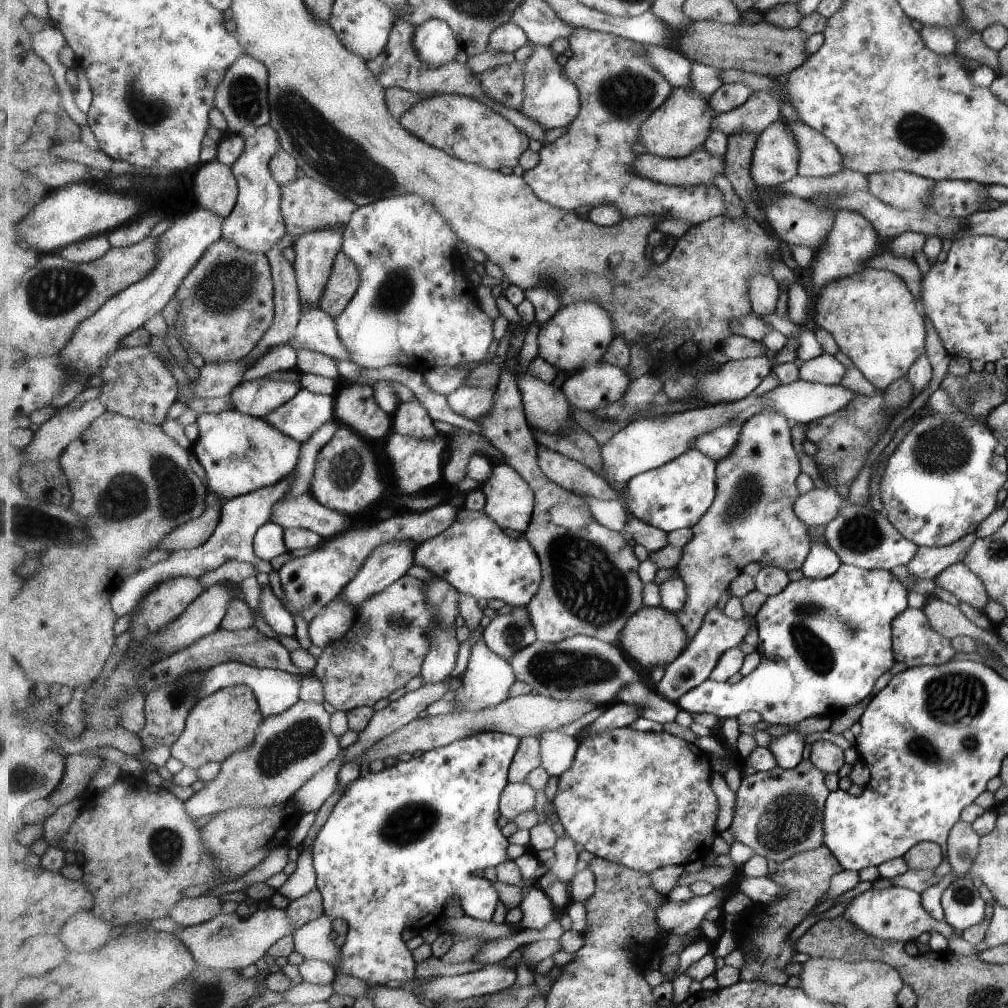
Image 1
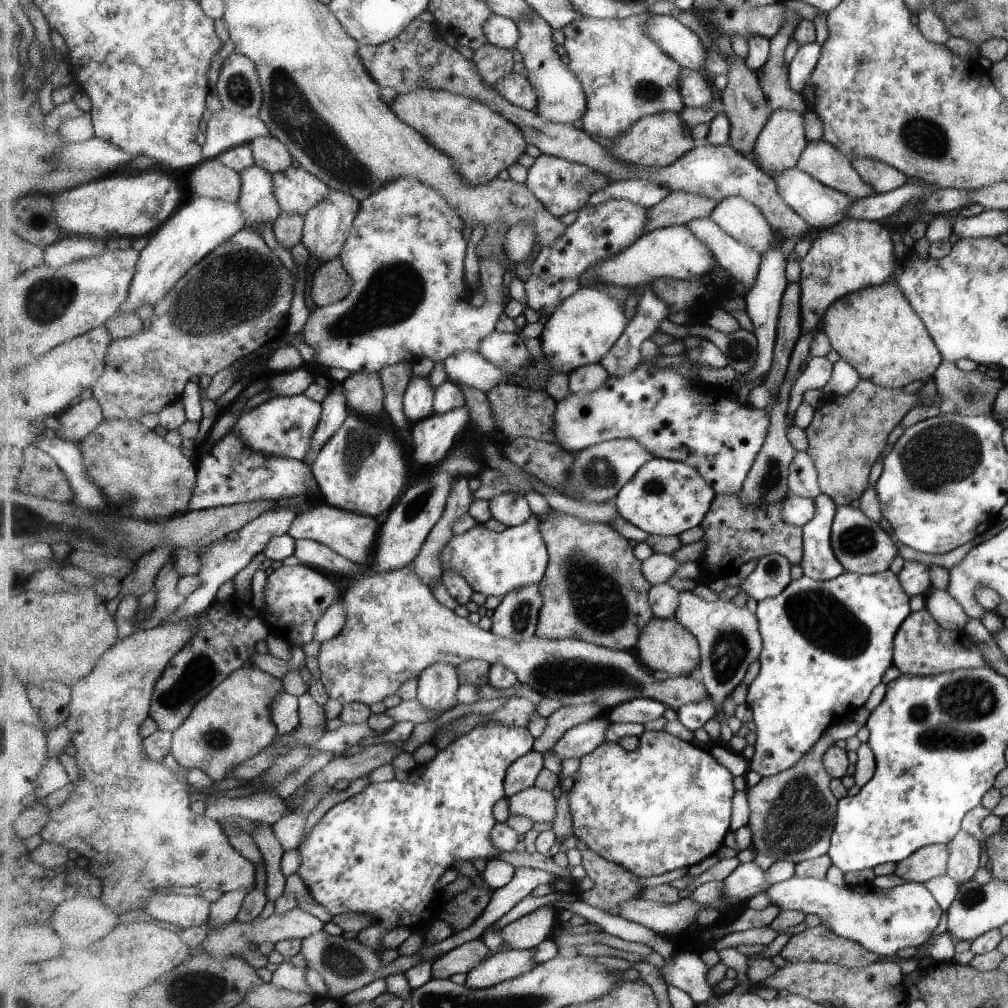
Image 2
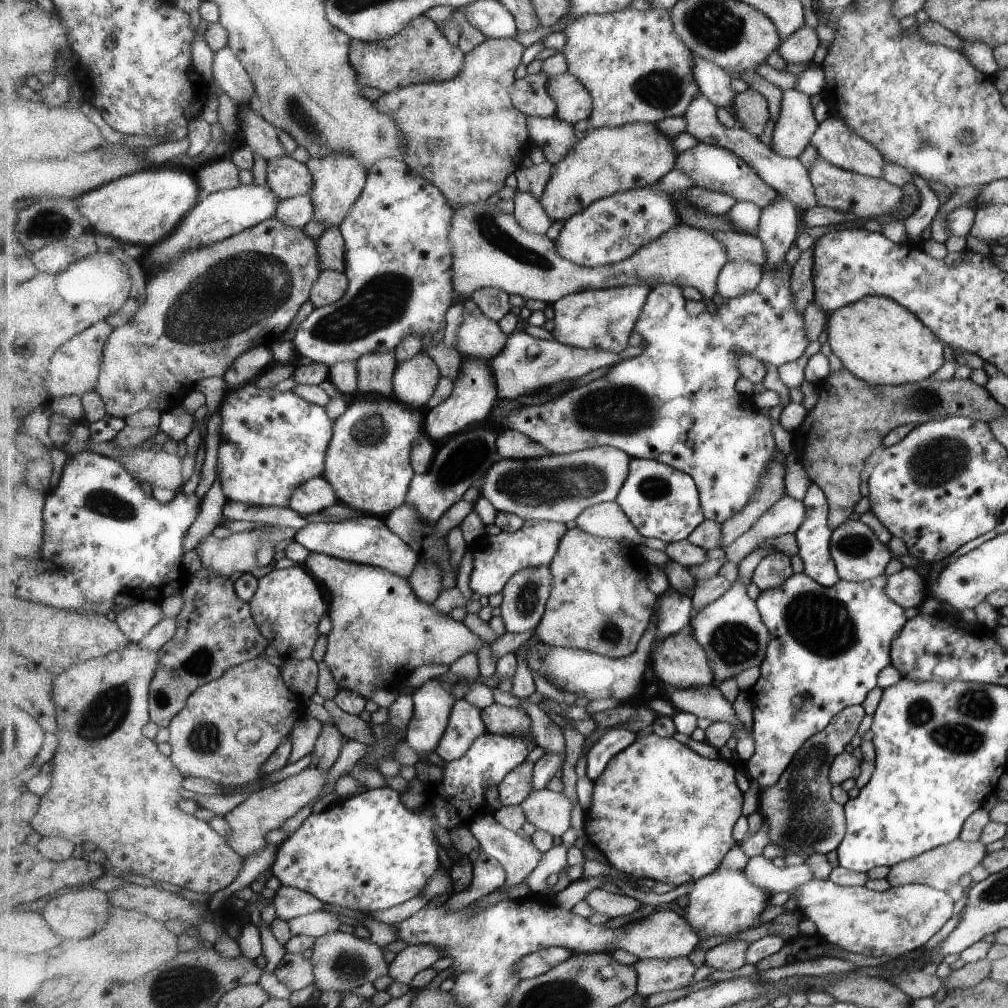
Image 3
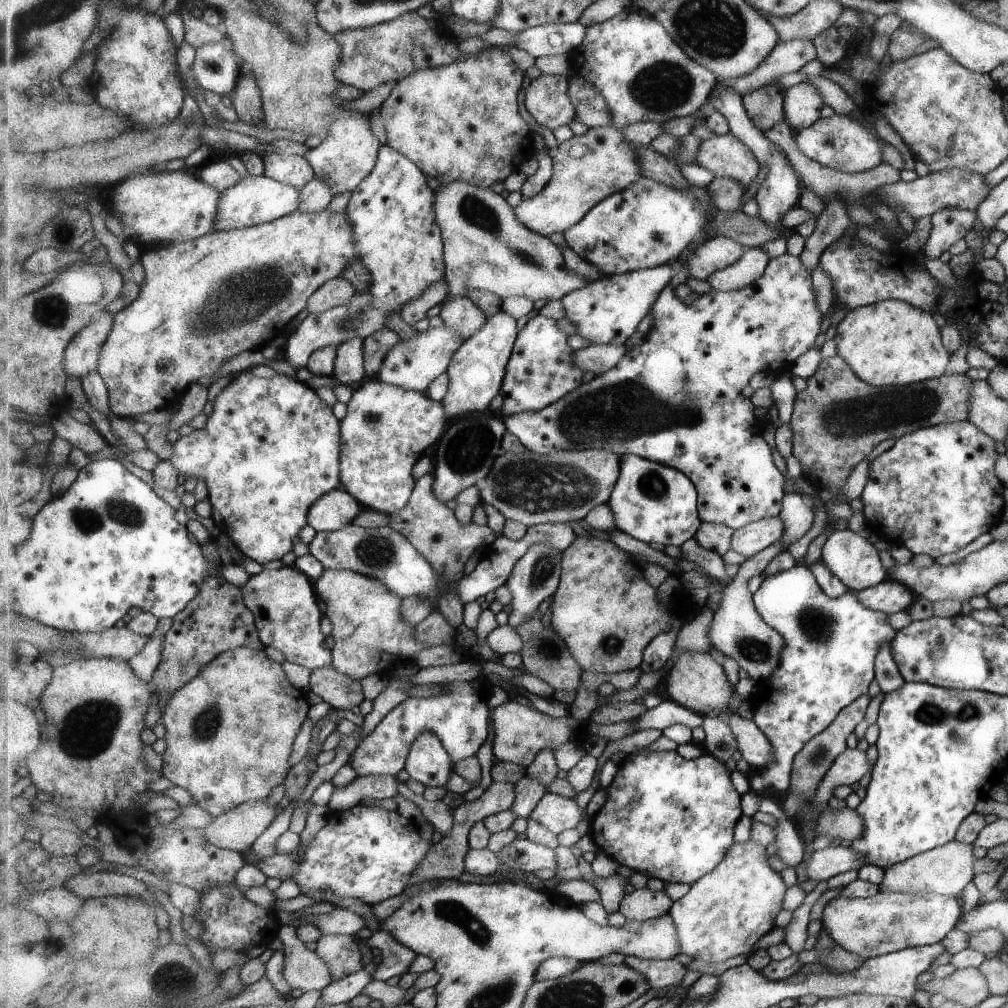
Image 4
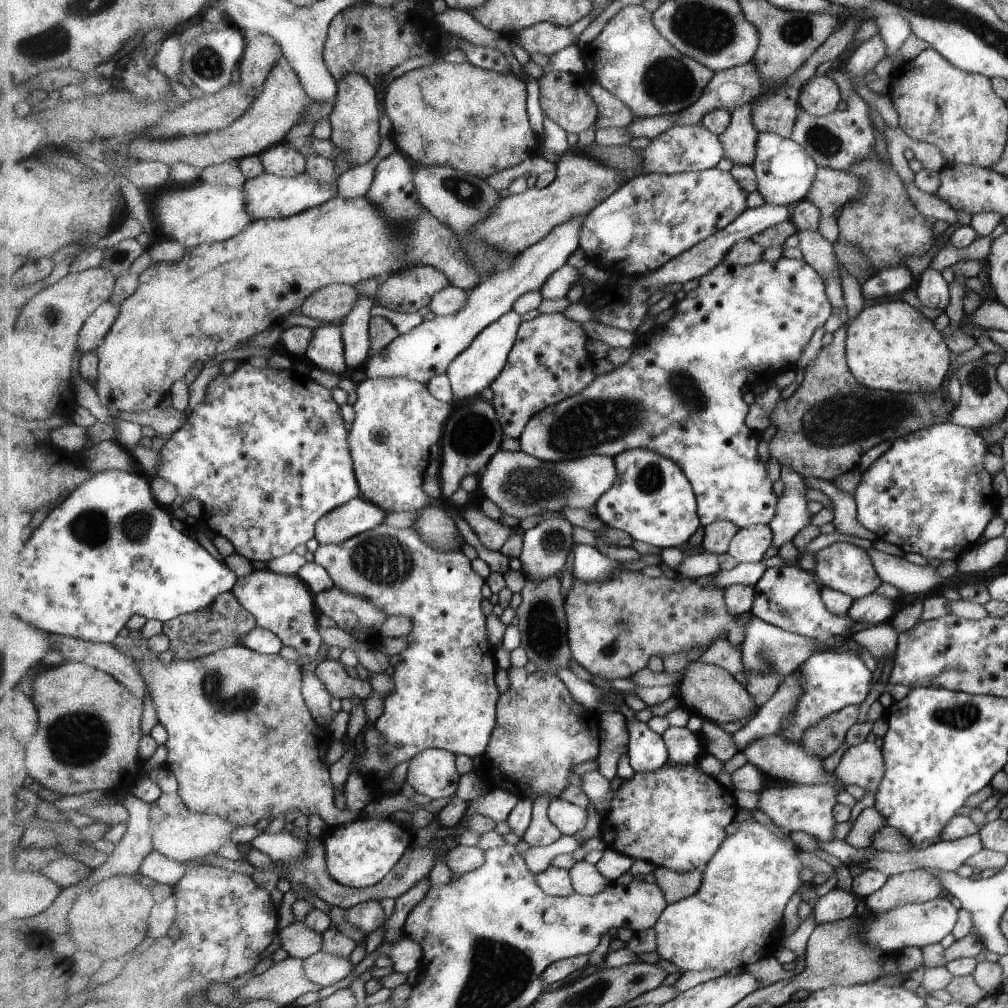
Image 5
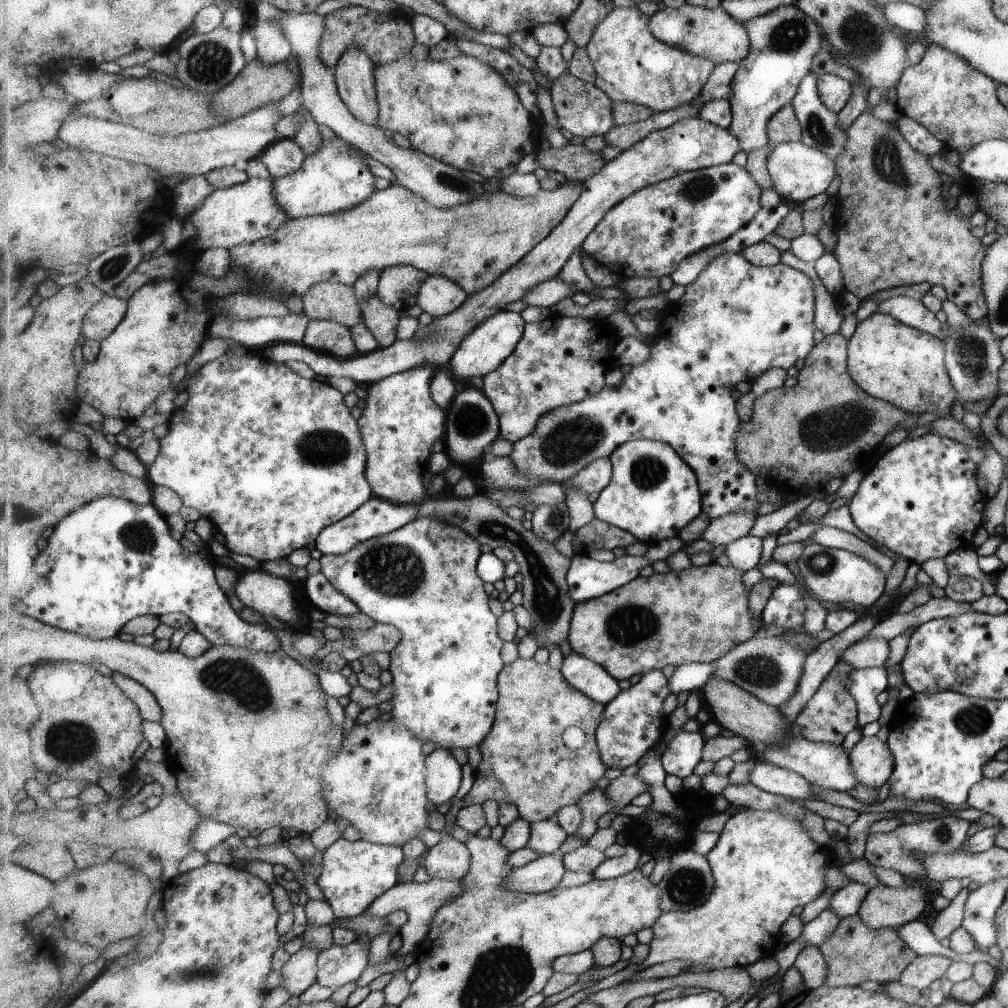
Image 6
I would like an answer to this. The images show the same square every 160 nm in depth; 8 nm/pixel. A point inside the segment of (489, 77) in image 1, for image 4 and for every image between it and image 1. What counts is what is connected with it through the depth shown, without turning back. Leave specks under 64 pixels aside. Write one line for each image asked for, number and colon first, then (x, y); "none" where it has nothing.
2: (517, 89)
3: (530, 94)
4: (547, 99)

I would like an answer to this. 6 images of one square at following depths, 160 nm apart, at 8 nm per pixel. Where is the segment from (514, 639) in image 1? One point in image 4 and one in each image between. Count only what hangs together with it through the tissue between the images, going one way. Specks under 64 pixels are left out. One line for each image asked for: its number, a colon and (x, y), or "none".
2: (517, 618)
3: (526, 596)
4: (537, 575)

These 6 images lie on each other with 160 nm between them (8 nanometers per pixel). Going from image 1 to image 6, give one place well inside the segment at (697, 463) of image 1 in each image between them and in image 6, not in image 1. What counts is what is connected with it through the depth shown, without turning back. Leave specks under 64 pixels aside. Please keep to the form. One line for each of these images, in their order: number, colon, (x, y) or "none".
2: (666, 498)
3: (664, 503)
4: (658, 504)
5: (652, 500)
6: (654, 494)

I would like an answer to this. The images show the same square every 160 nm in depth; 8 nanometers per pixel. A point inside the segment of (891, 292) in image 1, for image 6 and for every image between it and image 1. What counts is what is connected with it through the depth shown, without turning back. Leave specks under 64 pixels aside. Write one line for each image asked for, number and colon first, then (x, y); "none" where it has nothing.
2: (875, 330)
3: (879, 341)
4: (890, 343)
5: (890, 346)
6: (897, 363)

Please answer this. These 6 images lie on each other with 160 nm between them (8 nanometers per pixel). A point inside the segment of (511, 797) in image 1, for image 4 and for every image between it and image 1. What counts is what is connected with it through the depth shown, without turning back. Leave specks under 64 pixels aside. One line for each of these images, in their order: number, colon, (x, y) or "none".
2: (541, 806)
3: (549, 811)
4: (558, 813)

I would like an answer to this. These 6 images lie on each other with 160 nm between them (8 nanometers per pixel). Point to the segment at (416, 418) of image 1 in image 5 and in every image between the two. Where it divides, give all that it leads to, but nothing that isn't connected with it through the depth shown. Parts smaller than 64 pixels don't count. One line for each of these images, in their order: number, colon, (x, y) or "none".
2: (419, 398)
3: (415, 380)
4: (415, 363)
5: (428, 350)

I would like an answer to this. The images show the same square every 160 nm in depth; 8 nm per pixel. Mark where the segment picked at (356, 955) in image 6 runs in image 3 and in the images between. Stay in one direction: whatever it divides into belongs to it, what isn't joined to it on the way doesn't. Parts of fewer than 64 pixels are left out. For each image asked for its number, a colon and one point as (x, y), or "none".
3: (297, 973)
4: (306, 970)
5: (323, 968)

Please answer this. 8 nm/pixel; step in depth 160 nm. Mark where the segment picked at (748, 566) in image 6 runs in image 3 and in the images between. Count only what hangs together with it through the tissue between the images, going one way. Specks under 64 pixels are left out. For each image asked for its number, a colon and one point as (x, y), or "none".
3: (787, 516)
4: (750, 540)
5: (749, 545)

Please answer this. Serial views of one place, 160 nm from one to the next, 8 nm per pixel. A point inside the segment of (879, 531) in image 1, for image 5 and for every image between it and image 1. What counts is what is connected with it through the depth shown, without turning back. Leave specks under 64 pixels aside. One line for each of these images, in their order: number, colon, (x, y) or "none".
2: (861, 546)
3: (858, 555)
4: (852, 560)
5: (842, 566)

